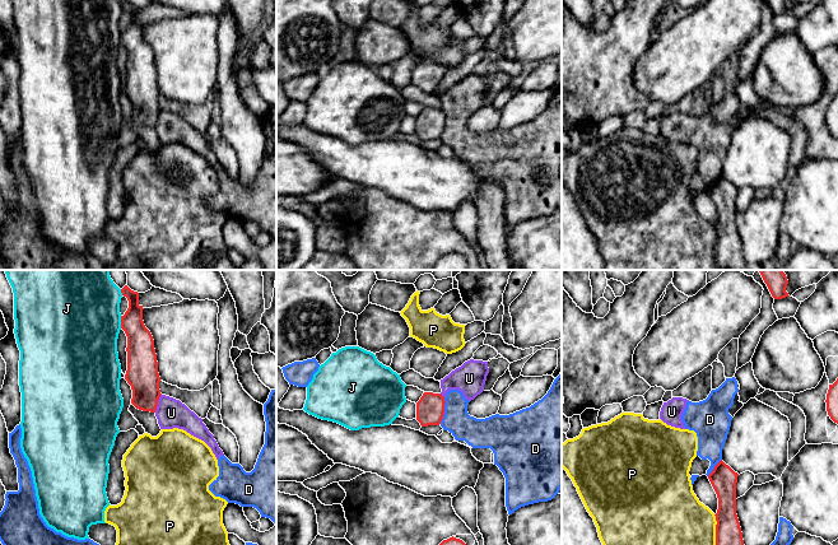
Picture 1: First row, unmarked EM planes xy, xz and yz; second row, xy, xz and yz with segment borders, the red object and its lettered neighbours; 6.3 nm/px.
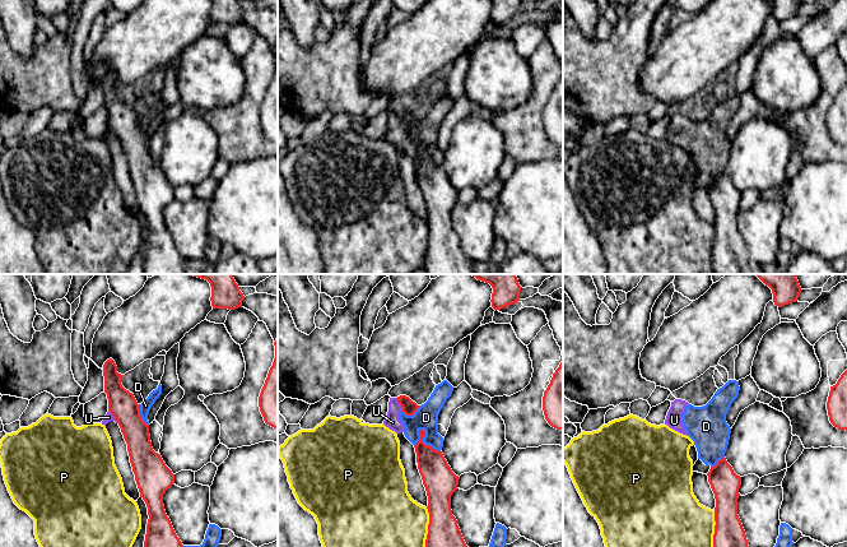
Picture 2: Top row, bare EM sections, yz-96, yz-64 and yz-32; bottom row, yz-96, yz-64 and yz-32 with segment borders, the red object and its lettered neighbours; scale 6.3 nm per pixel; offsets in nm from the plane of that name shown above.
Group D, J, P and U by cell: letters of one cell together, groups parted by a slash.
D U / J / P

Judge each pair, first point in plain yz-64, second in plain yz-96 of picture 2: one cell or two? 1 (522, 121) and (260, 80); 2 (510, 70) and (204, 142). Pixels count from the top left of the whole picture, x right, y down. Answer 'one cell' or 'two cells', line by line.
1: one cell
2: one cell

